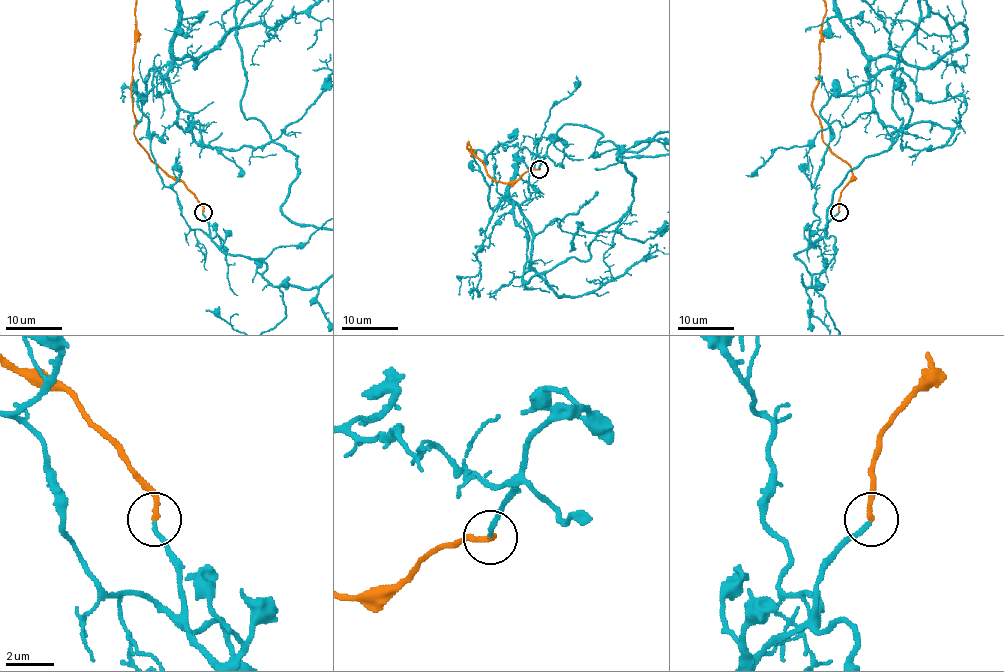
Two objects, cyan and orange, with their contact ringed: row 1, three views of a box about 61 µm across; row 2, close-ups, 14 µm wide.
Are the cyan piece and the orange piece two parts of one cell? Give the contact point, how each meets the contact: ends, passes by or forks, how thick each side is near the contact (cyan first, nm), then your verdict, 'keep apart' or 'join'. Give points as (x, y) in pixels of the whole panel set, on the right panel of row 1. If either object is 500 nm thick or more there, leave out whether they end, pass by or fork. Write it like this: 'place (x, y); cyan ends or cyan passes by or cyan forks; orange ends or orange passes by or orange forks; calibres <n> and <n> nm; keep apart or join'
place (839, 212); cyan ends; orange ends; calibres 180 and 220 nm; join

